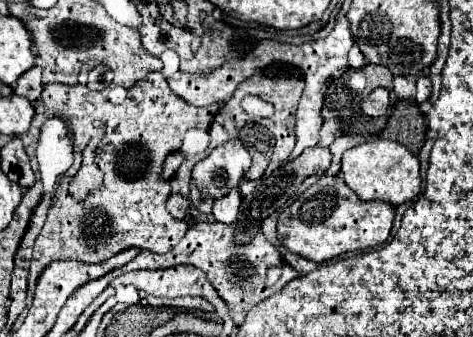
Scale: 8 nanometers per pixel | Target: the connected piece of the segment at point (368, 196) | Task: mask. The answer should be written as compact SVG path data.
M371 140L363 142L343 154L341 164L345 184L361 198L361 200L383 200L391 206L399 206L403 202L413 200L421 190L419 178L419 160L413 156L403 144L391 140Z

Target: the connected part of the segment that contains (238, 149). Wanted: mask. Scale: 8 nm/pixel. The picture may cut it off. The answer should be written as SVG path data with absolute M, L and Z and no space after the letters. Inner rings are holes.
M229 140L221 146L217 146L207 158L199 160L191 172L191 178L203 196L211 196L217 200L217 198L227 196L233 188L237 188L249 168L251 168L251 156L245 150L245 146L239 140Z

